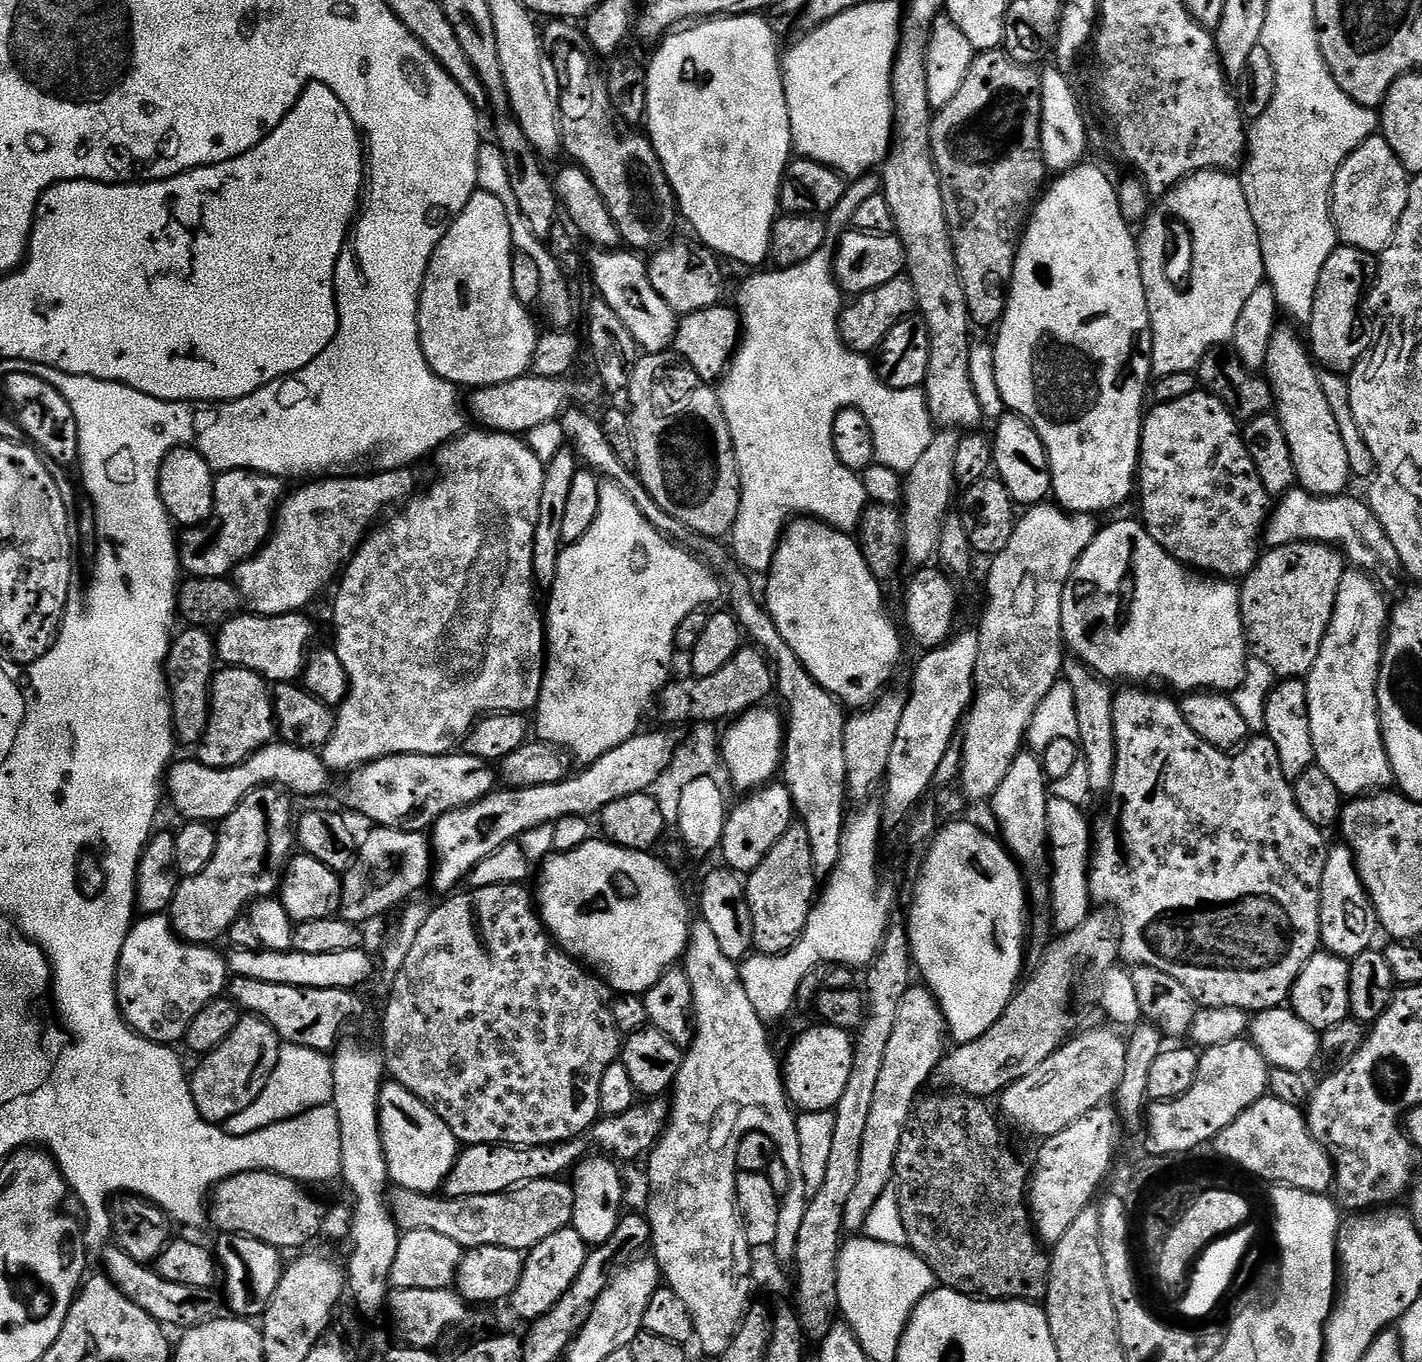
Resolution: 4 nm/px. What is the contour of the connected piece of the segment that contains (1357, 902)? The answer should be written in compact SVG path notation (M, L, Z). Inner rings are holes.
M1333 843L1328 849L1326 866L1322 870L1320 891L1320 943L1323 951L1332 952L1351 962L1355 956L1377 943L1376 932L1379 928L1380 920L1376 917L1372 899L1364 889L1364 883L1356 869L1354 854L1347 844Z

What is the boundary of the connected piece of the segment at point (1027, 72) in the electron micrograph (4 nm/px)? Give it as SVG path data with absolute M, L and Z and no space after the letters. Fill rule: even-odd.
M1003 50L990 52L976 52L972 58L970 70L966 70L966 78L962 86L958 86L958 94L946 102L944 108L939 109L932 118L932 157L938 170L938 178L942 186L942 198L946 206L948 229L952 235L954 254L958 262L958 270L962 278L962 286L966 290L968 299L968 314L972 317L973 325L978 329L995 329L1004 318L1004 311L1008 308L1008 289L1012 286L1012 271L1016 261L1016 250L1020 246L1020 237L1032 215L1033 207L1042 195L1045 187L1044 155L1042 154L1042 138L1040 137L1040 123L1042 122L1042 90L1040 89L1040 72L1035 67L1014 62Z

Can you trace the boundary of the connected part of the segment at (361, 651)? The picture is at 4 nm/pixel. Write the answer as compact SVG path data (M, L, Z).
M491 430L476 431L480 432L457 435L455 440L441 446L434 456L440 477L429 486L428 493L409 499L403 505L400 513L404 513L401 516L393 520L385 519L379 526L373 527L342 568L342 575L335 585L336 601L332 604L332 620L336 623L334 647L342 666L346 666L349 689L348 697L336 712L336 729L332 740L322 749L324 762L333 773L348 774L363 764L369 764L371 760L381 760L387 756L446 756L463 745L480 717L494 712L524 714L527 708L529 711L536 707L546 663L546 616L541 605L540 608L536 605L538 585L534 574L534 534L538 526L538 502L542 499L545 461L540 460L527 439L519 435Z

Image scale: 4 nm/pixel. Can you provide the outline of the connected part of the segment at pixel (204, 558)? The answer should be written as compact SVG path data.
M247 468L216 476L212 517L198 528L186 528L178 536L181 569L192 578L228 578L243 560L249 560L268 543L276 522L276 509L286 495L285 481Z

